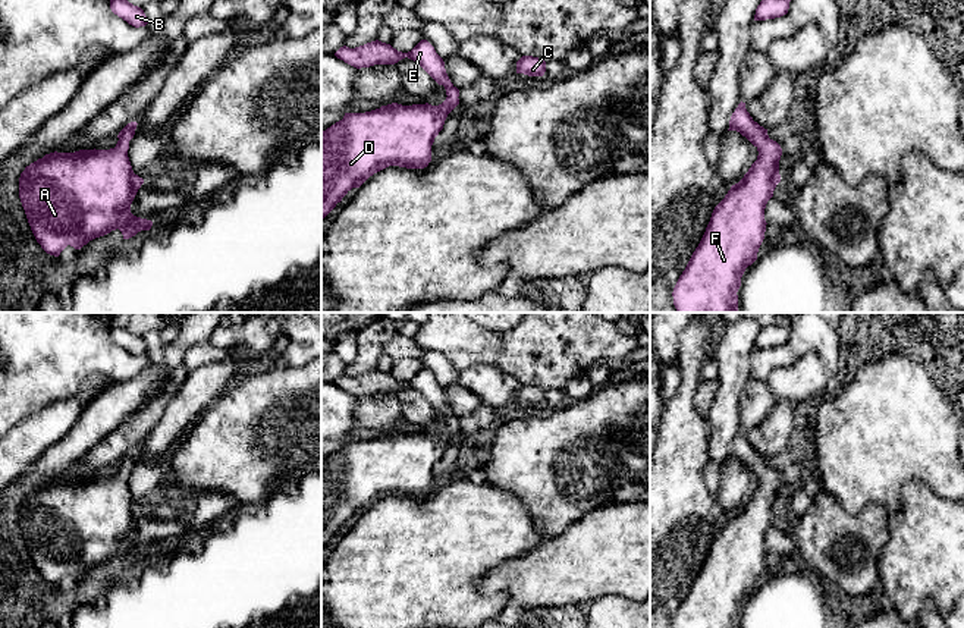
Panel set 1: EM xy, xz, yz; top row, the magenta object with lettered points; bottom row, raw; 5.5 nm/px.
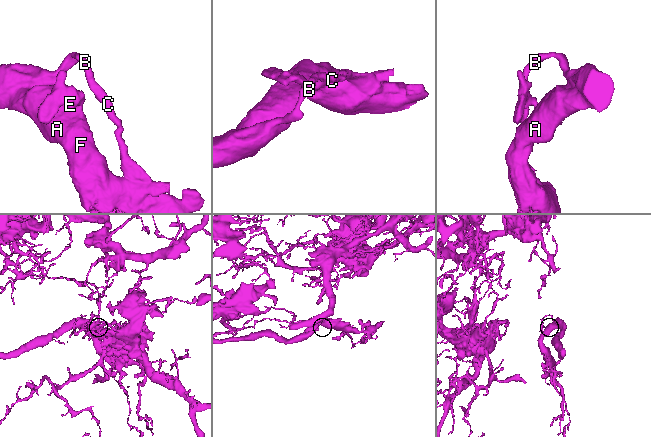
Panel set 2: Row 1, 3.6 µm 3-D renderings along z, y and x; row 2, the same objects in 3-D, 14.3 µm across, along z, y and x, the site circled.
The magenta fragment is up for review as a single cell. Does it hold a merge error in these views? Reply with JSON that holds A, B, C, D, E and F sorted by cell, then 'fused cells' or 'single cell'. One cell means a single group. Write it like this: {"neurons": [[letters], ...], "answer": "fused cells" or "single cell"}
{"neurons": [["A", "B", "C", "D", "E", "F"]], "answer": "single cell"}

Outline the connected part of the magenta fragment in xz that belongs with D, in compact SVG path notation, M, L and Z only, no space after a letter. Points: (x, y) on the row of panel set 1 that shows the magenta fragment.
M379 40L349 48L340 47L335 56L361 69L374 65L395 65L408 57L417 62L439 85L446 90L446 100L439 106L392 103L365 113L345 113L343 119L321 132L321 220L352 189L370 176L389 167L424 169L431 161L431 145L443 129L448 114L459 104L459 90L450 82L443 59L434 47L421 40L411 51L402 53Z

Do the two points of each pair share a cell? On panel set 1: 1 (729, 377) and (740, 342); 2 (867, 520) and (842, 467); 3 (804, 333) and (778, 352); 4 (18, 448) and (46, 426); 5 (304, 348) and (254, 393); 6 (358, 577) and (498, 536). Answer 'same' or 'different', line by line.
1: same
2: different
3: different
4: same
5: different
6: same

